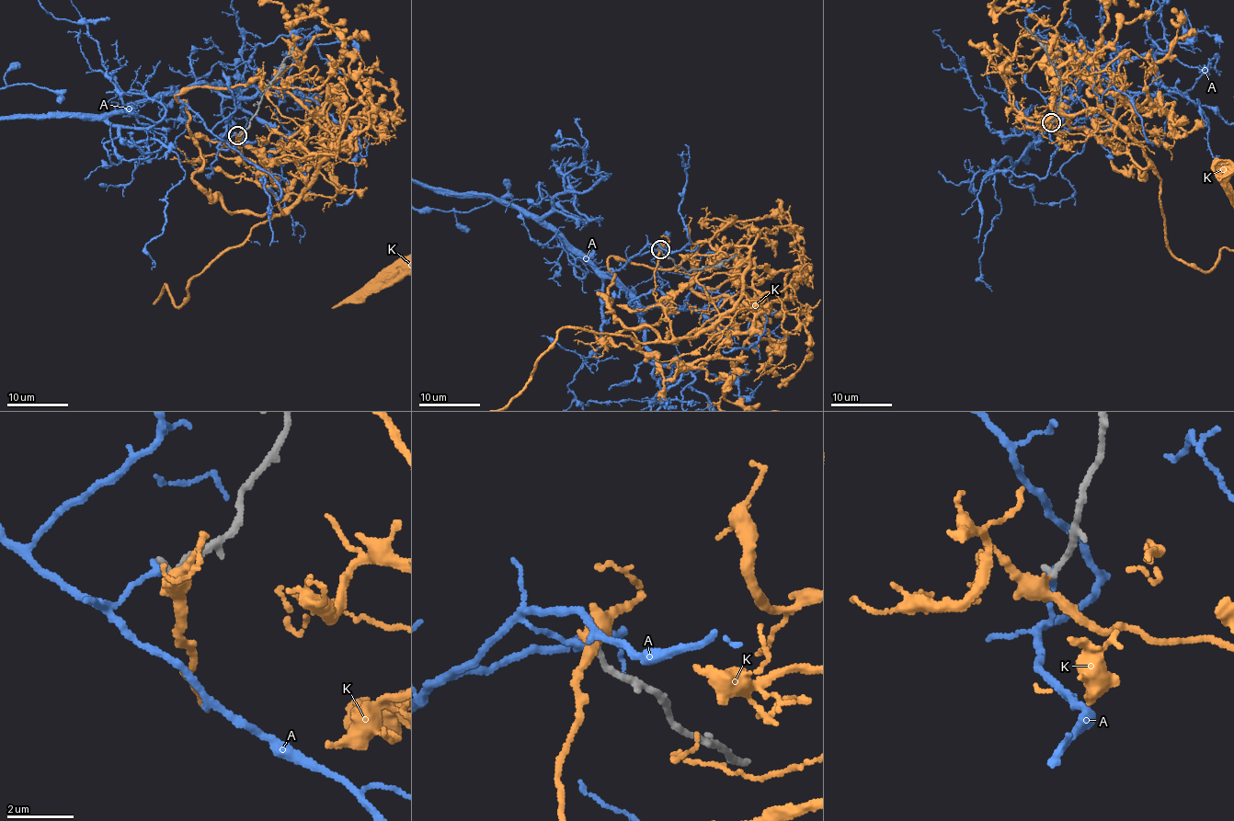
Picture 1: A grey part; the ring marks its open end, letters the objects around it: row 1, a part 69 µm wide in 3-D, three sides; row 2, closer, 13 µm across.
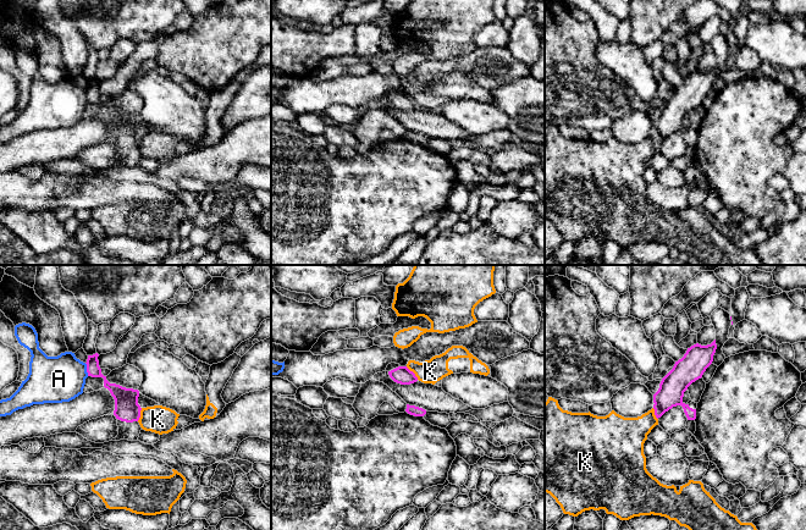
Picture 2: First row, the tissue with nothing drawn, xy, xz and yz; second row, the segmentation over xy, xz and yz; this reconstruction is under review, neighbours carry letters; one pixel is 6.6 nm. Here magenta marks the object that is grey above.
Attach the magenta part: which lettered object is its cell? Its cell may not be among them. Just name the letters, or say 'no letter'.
no letter

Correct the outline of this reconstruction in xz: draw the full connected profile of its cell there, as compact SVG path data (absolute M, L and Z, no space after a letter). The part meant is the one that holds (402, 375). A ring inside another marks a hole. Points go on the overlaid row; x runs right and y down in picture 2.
M396 363L388 364L386 371L394 382L401 385L410 385L418 381L418 377L413 371L410 371L407 366L401 366Z

